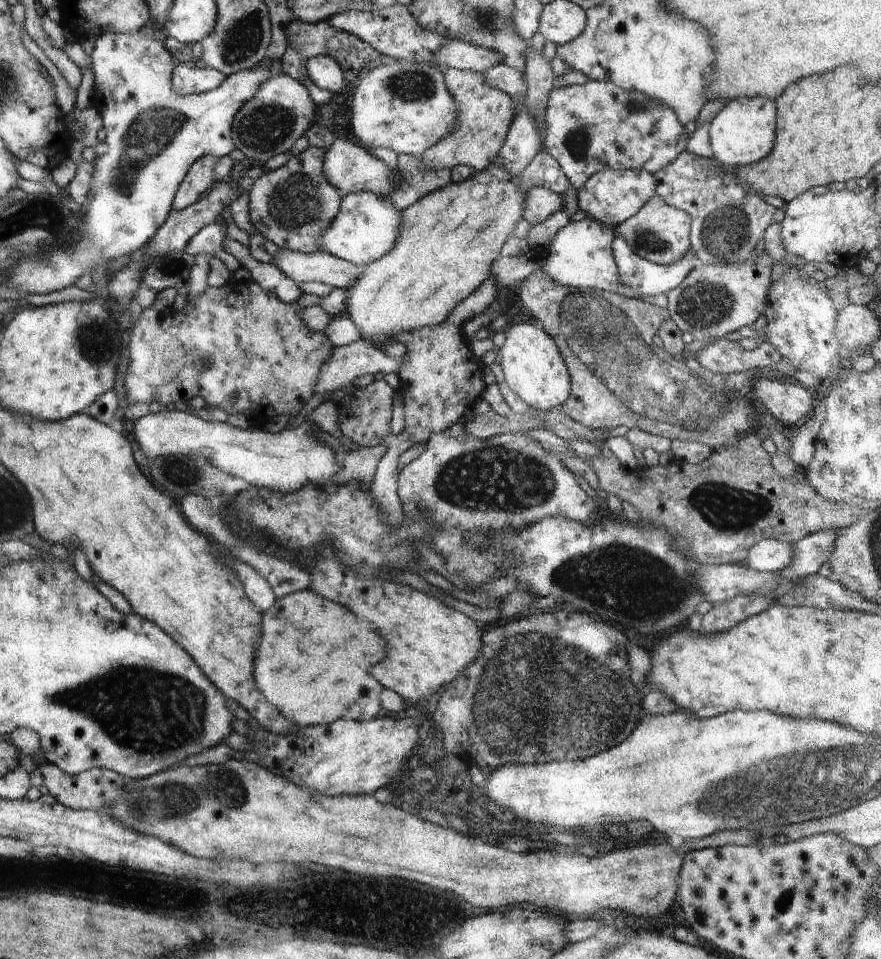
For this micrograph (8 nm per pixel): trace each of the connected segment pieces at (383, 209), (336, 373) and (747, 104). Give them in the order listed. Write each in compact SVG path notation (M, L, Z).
M373 192L347 194L341 202L341 210L329 230L323 235L323 250L342 260L363 267L382 259L395 248L403 226L402 210Z
M366 338L333 349L331 360L321 369L317 381L318 396L327 396L332 390L350 388L348 384L365 374L397 374L401 359L386 356L377 346Z
M739 97L726 104L709 125L714 159L726 170L746 167L770 154L776 140L776 106L768 97Z

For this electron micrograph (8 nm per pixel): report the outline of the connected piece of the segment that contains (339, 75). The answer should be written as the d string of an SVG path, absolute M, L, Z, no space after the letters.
M316 55L307 60L307 73L317 87L334 94L346 92L347 80L339 62L331 56Z

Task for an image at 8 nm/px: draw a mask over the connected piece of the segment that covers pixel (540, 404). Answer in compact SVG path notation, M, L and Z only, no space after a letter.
M535 321L513 325L506 332L506 340L498 355L506 384L538 412L561 408L570 398L571 373L564 364L565 358L555 339Z

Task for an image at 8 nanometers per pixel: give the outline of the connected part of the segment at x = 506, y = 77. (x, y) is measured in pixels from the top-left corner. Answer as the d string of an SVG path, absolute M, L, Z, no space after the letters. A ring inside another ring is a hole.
M500 63L486 69L482 74L485 83L491 87L502 89L511 97L520 97L523 100L527 91L527 82L523 72Z

